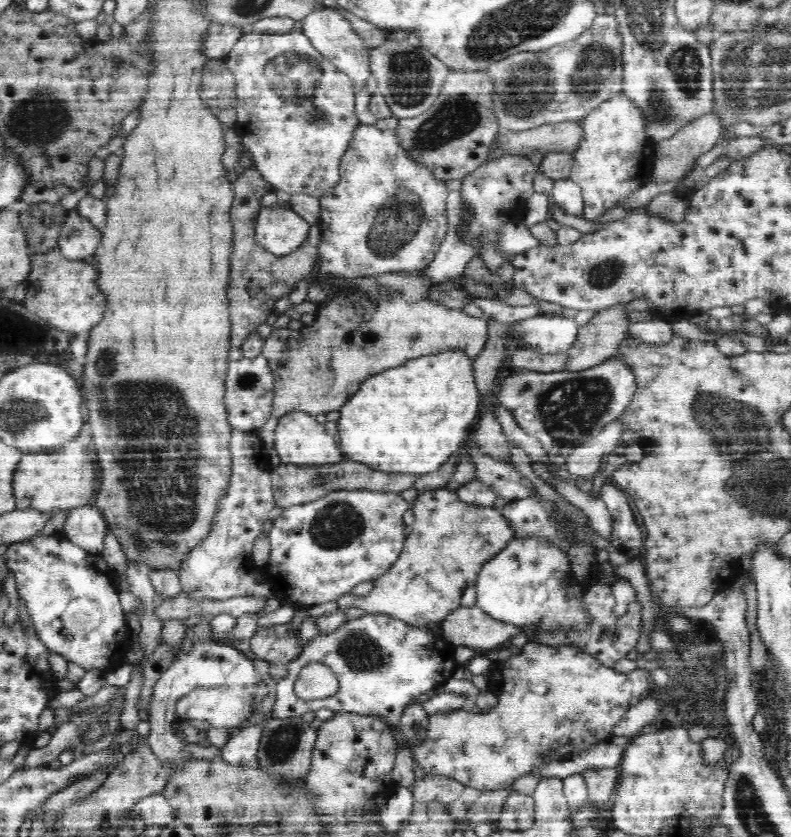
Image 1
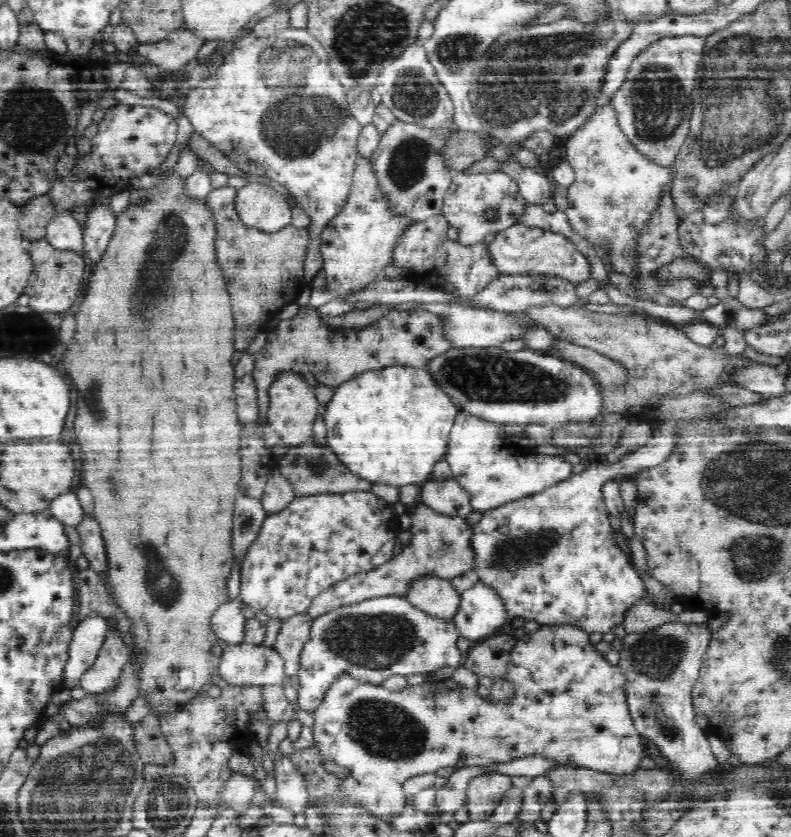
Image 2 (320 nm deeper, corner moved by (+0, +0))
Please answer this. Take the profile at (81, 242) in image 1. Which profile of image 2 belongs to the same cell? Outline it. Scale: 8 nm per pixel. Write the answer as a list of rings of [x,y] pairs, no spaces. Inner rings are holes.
[[[70,212],[56,213],[46,226],[46,240],[58,250],[83,254],[83,229]]]

